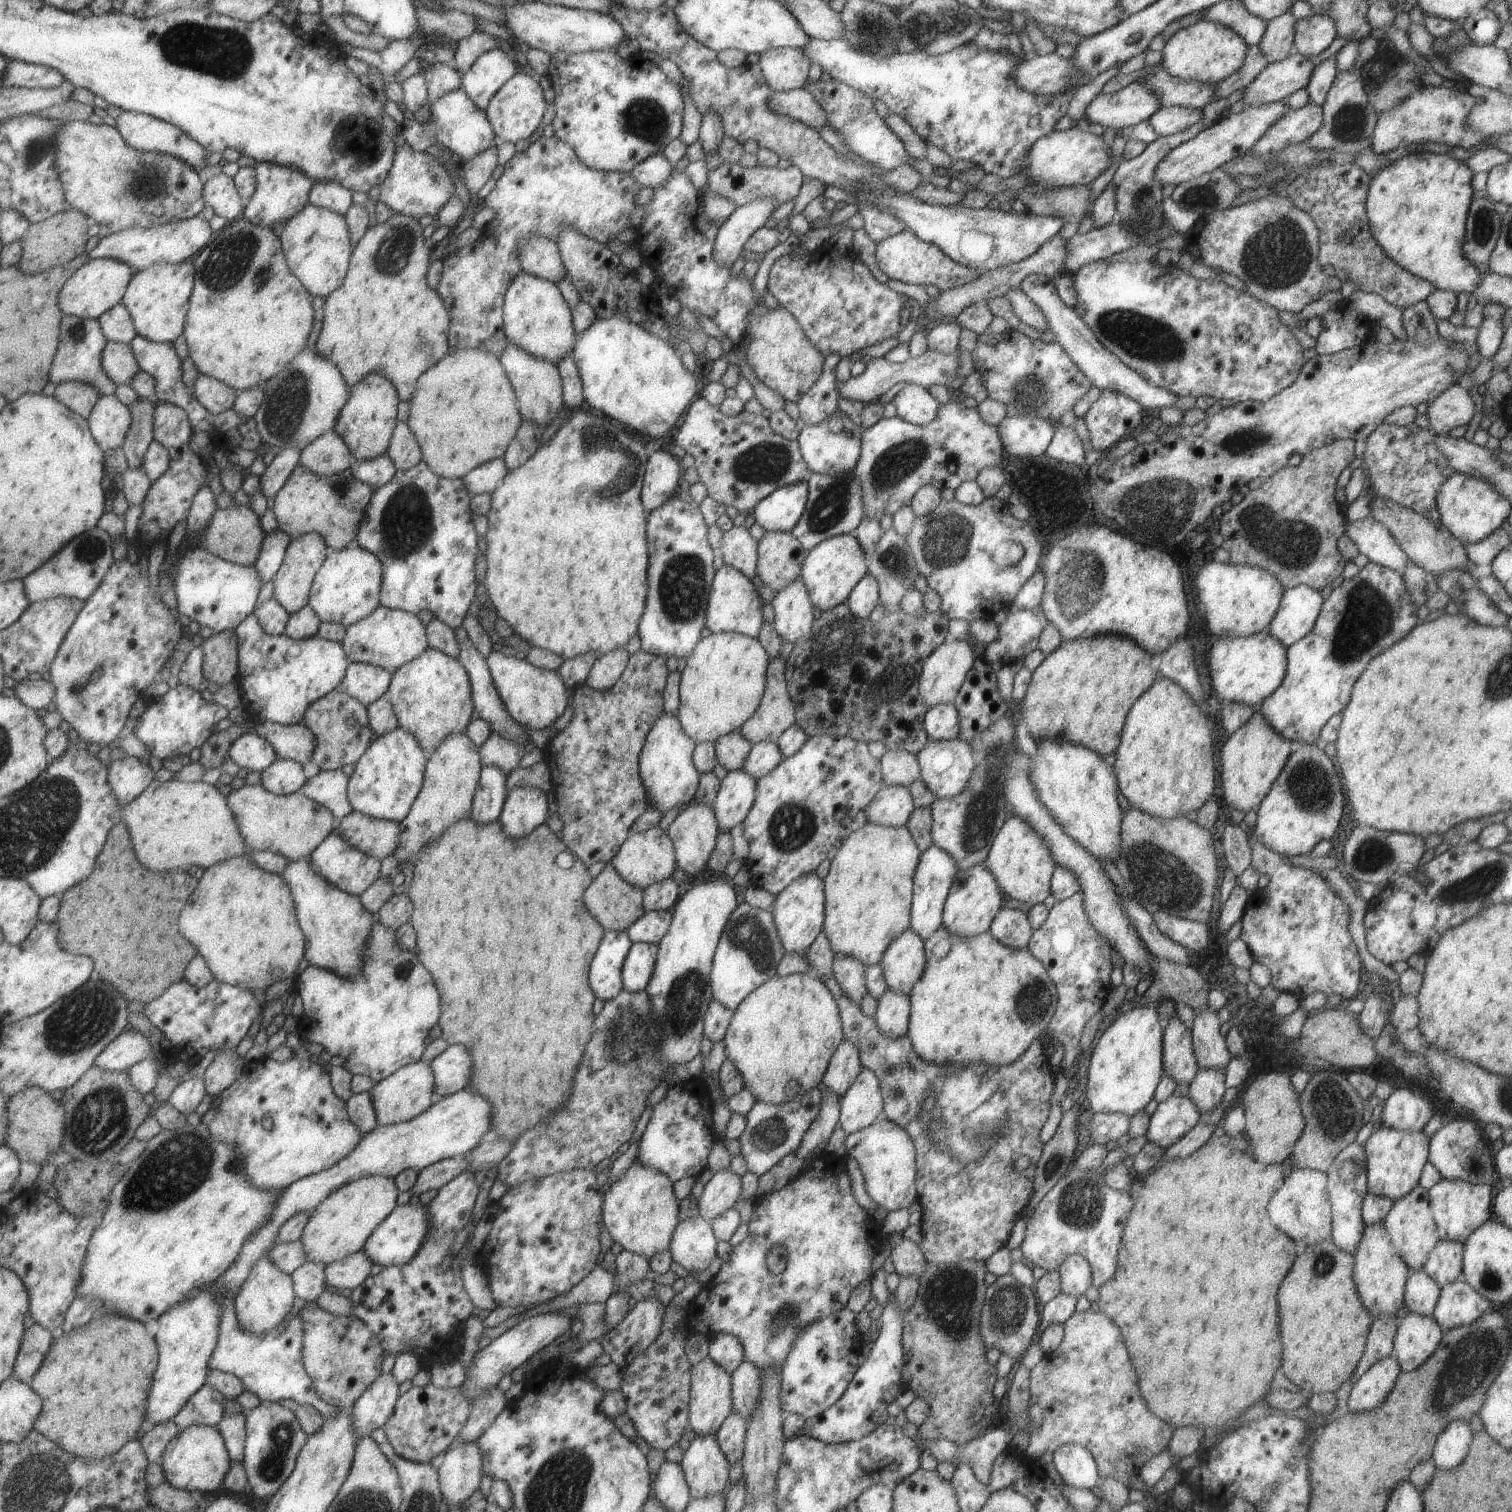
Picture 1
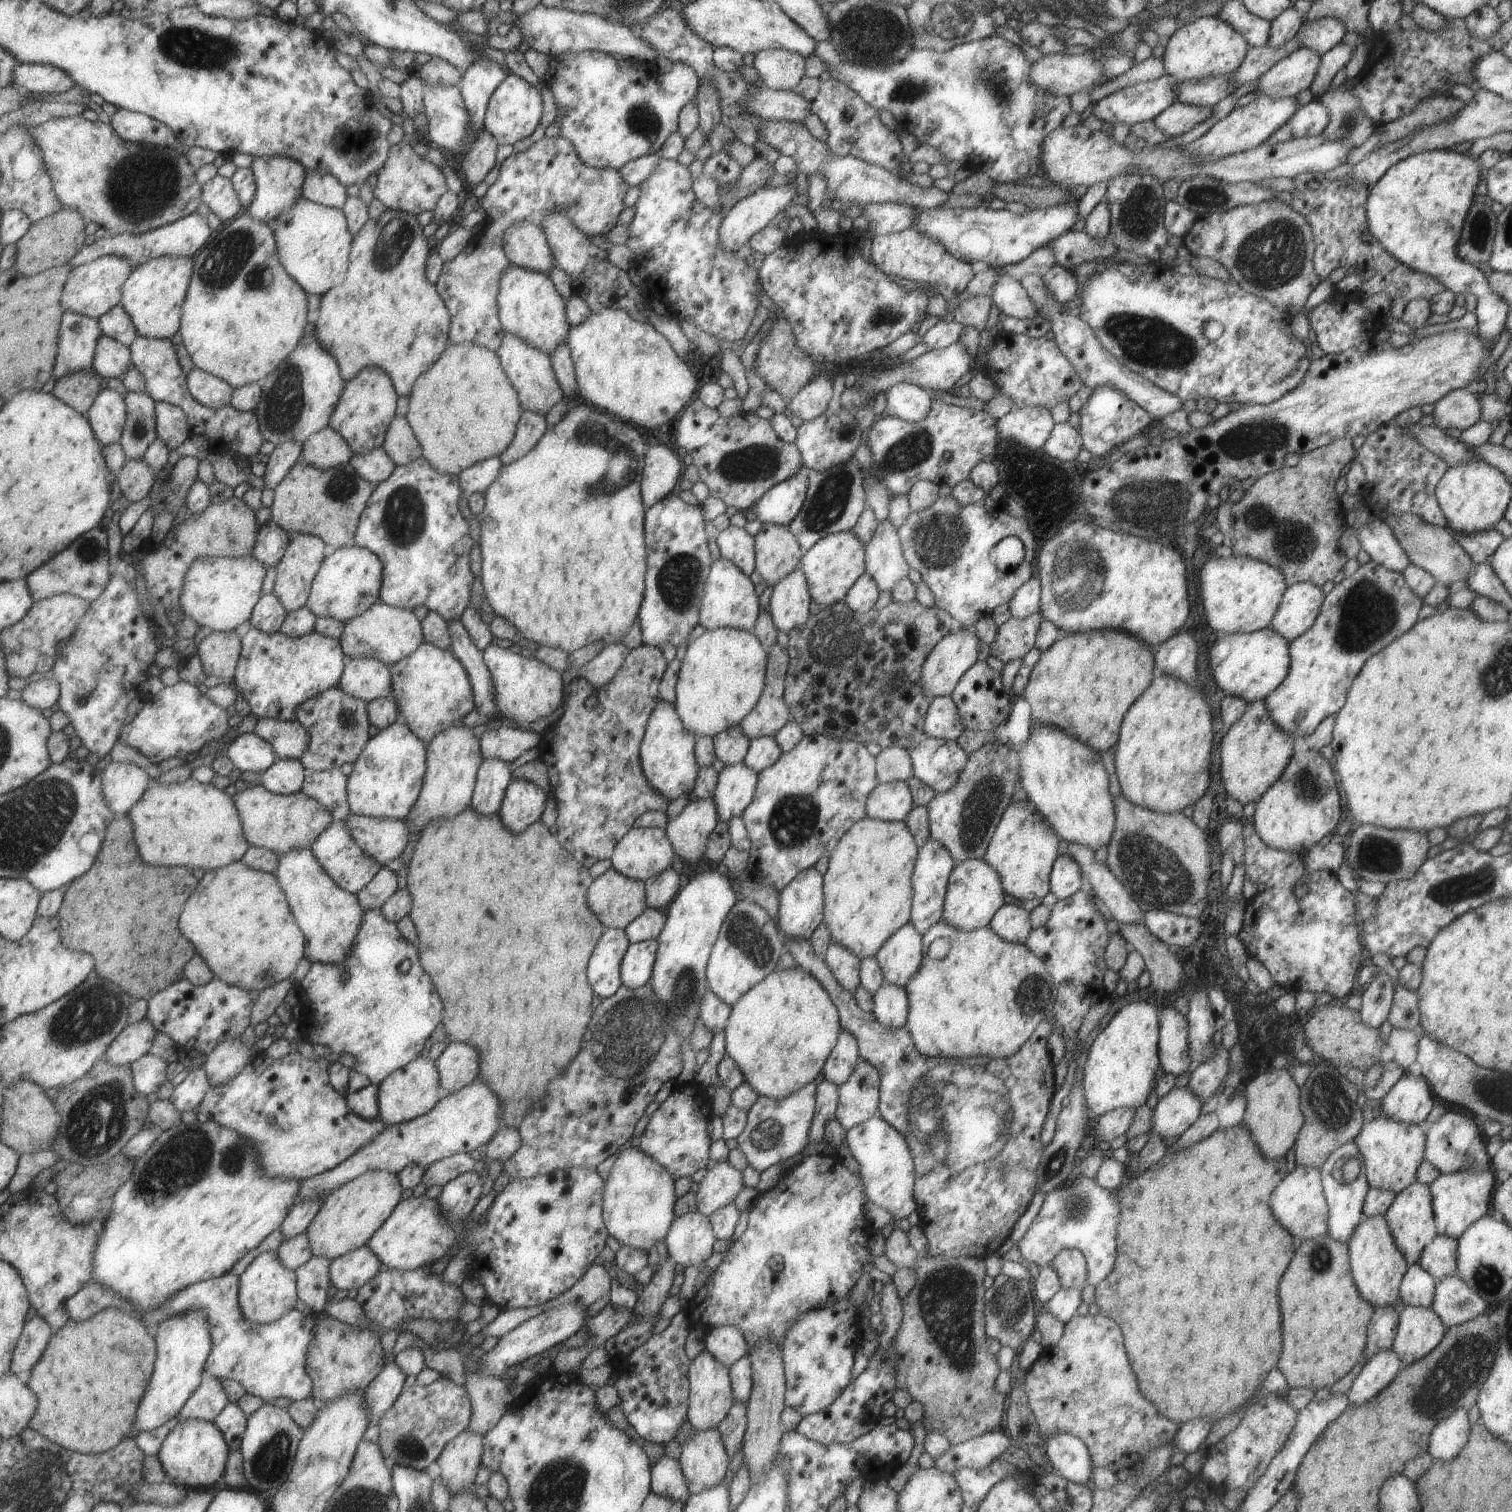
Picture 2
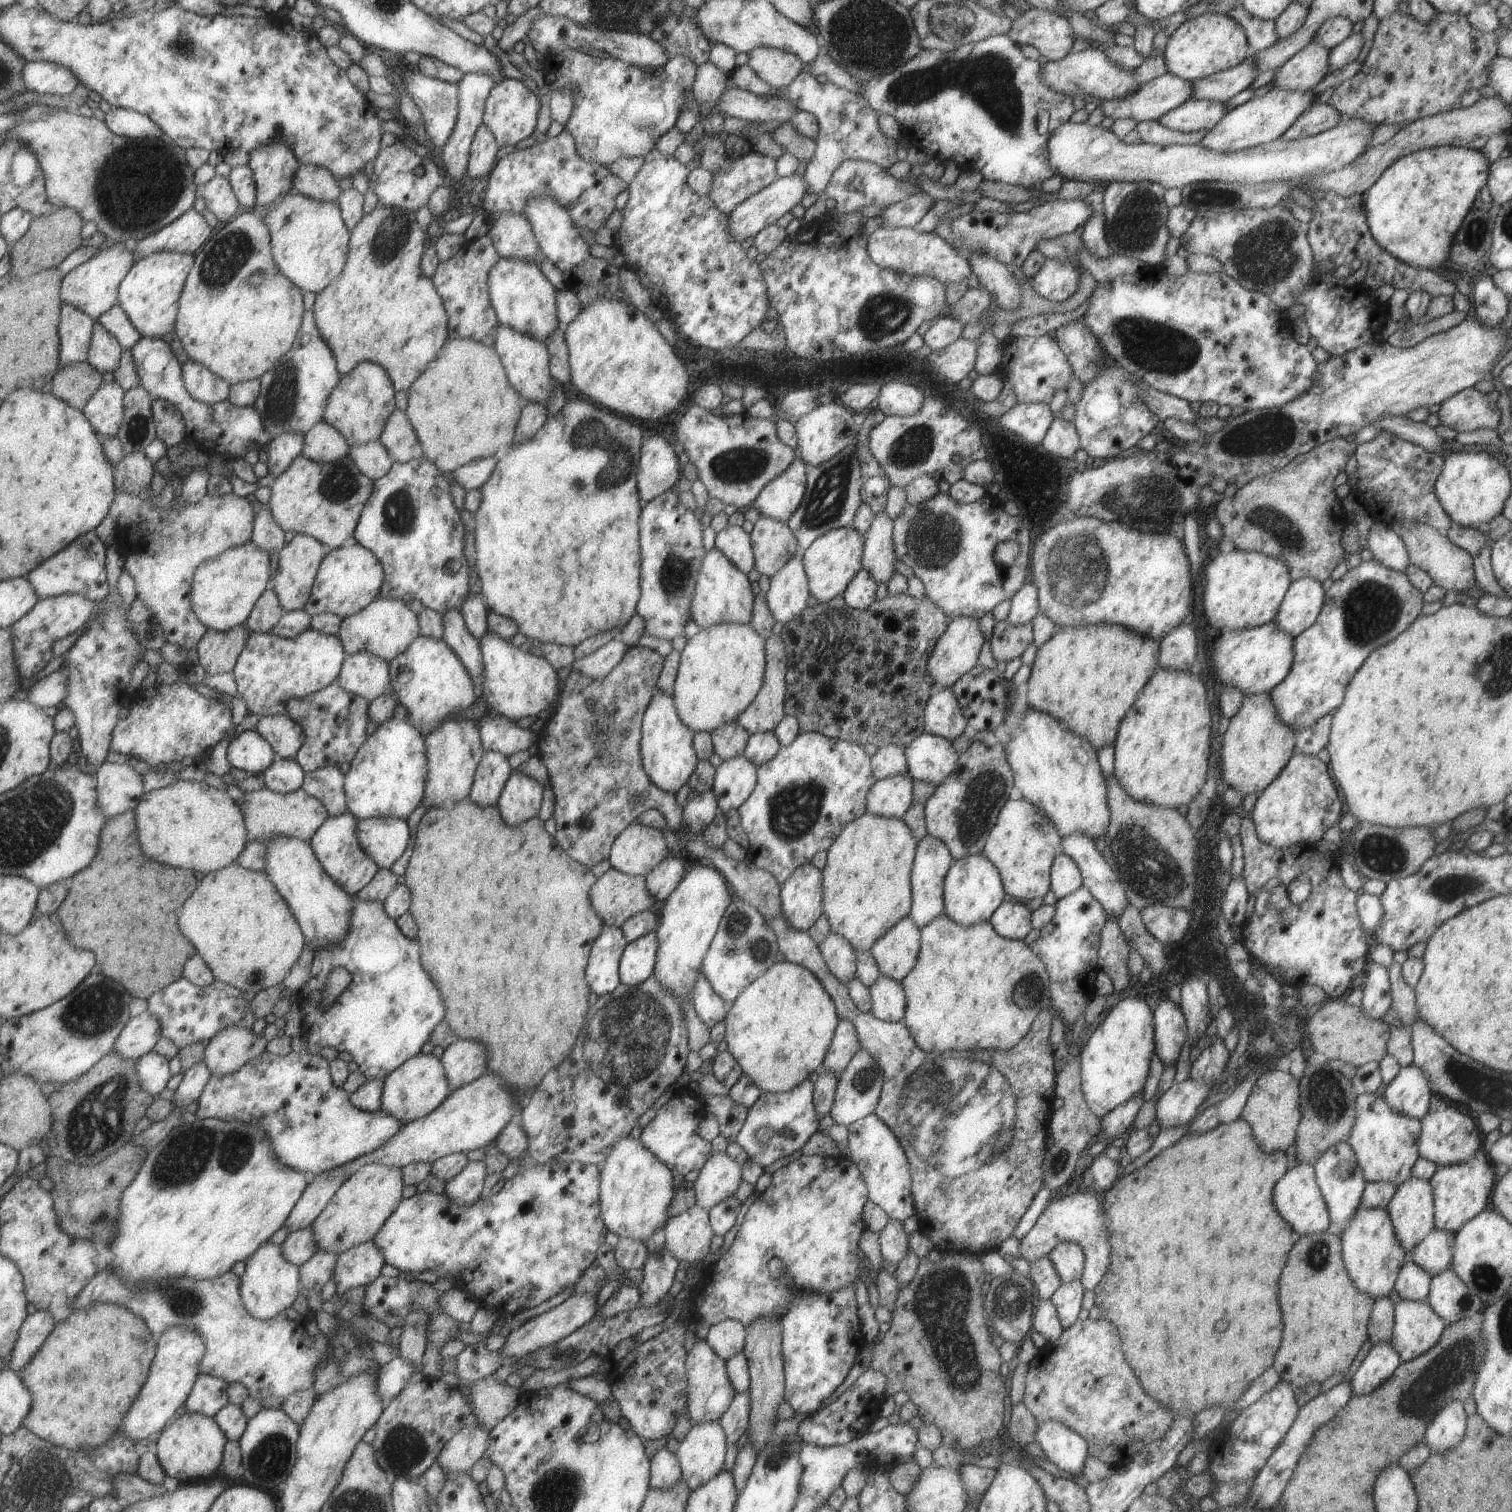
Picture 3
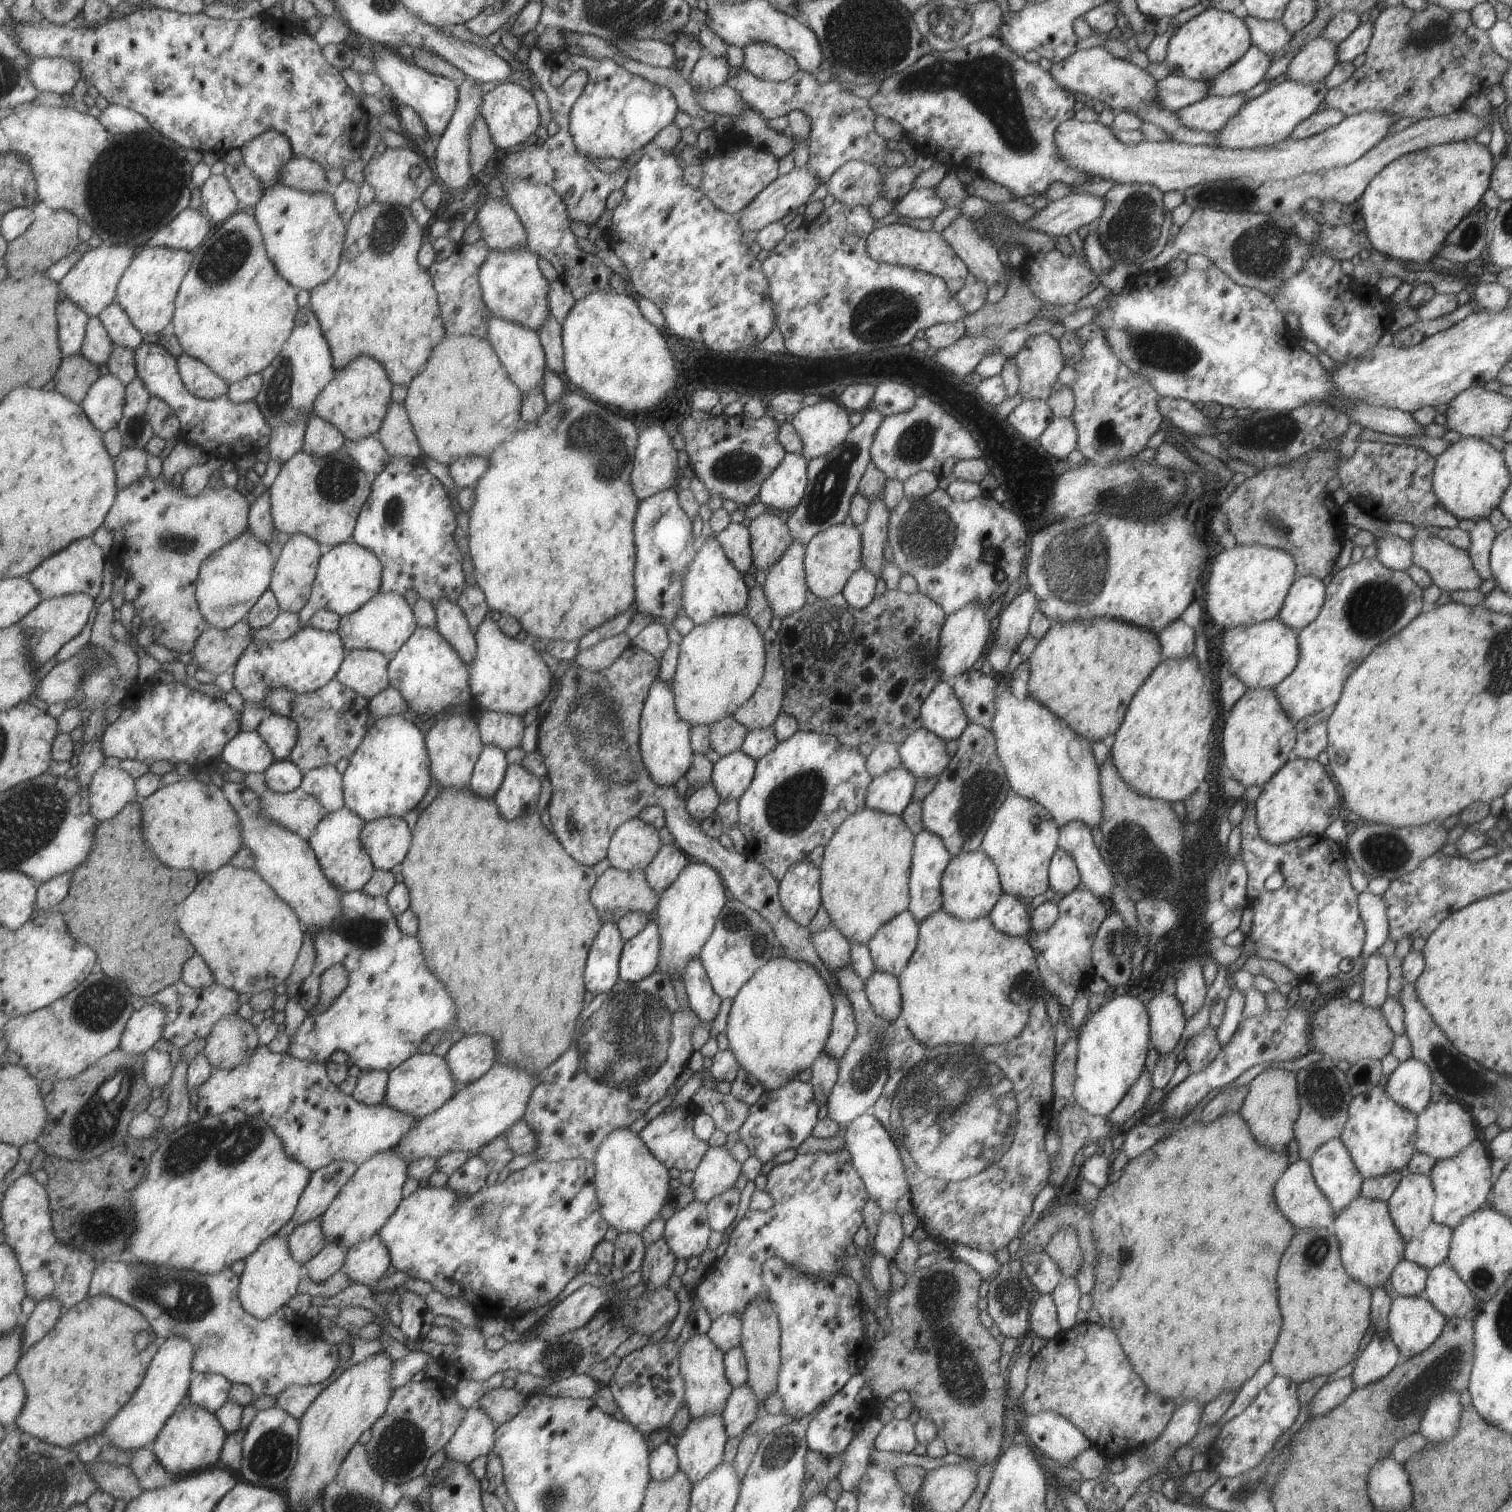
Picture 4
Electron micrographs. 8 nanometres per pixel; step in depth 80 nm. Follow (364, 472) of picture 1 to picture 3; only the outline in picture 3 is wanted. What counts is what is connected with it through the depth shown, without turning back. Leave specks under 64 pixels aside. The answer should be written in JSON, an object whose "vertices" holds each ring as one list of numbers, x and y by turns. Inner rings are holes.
{"vertices":[[378,440,350,447,348,457,358,466,359,472,372,481,385,476,393,464,392,458]]}

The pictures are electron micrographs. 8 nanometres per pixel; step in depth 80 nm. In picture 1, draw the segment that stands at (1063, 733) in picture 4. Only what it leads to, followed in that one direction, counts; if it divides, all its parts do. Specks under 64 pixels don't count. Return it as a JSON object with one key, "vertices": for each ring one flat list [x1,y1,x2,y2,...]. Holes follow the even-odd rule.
{"vertices":[[1045,739,1036,743,1036,755,1029,764,1030,779,1036,788,1041,804,1064,828,1067,836,1074,838,1096,859,1103,858,1112,864,1121,854,1120,822,1122,811,1117,803,1117,781,1110,760,1104,759,1093,750,1070,742]]}

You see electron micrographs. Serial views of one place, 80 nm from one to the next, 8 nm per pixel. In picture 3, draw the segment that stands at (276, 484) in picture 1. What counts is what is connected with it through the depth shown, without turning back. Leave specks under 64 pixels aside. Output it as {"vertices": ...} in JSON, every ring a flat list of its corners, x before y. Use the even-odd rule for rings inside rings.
{"vertices":[[284,433,269,444,267,454,269,456,267,467,274,480,277,480,281,473,300,454,304,445,304,435,301,433]]}

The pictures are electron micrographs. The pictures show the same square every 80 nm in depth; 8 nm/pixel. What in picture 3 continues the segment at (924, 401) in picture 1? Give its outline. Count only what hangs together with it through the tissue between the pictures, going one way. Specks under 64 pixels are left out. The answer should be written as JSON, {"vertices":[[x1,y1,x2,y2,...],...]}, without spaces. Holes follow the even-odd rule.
{"vertices":[[889,382,880,386,877,395,877,409,884,416,900,417,915,414,923,404,921,389,901,382]]}

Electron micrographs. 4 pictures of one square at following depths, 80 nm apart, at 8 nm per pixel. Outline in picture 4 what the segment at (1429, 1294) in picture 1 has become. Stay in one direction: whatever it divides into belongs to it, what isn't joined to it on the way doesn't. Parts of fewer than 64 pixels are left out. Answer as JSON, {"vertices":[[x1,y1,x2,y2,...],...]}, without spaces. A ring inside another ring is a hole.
{"vertices":[[1403,1259,1393,1267,1389,1282,1398,1296,1417,1297,1422,1295,1427,1275,1426,1268]]}

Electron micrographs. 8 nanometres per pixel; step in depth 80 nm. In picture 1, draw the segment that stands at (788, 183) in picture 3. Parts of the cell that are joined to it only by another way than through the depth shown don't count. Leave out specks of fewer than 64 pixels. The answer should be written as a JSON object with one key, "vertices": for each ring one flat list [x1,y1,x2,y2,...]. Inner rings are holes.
{"vertices":[[755,199,747,204,736,207,732,215,721,224,716,232,713,245,713,260,722,267,729,269,739,258,746,238,754,230,763,227,771,212,779,205,774,199]]}

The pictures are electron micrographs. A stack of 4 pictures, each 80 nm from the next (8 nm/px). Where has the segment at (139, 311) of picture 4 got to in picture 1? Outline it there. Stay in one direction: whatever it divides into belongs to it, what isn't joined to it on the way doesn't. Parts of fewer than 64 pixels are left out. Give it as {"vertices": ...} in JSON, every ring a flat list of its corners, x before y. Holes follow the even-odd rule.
{"vertices":[[189,260,177,264,157,263,135,273,123,302,135,319,139,335,158,343,175,342,184,335,197,271,195,262]]}

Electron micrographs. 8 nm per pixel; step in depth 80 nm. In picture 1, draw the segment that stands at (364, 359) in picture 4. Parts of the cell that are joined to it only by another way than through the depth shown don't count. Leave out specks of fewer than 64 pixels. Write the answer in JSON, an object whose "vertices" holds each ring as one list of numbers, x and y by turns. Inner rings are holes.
{"vertices":[[380,372,365,375,350,389,349,398,336,420,334,431,347,445,352,458,370,461,385,454,397,422,396,406,400,401,396,388]]}

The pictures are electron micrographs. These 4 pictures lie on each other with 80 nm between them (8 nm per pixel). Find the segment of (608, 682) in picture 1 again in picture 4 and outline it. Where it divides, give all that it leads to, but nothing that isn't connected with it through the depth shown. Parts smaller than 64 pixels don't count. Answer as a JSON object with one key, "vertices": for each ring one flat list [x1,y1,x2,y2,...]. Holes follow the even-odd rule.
{"vertices":[[619,633,579,651,573,662,589,672,596,673,606,669,630,644,630,640,623,633]]}

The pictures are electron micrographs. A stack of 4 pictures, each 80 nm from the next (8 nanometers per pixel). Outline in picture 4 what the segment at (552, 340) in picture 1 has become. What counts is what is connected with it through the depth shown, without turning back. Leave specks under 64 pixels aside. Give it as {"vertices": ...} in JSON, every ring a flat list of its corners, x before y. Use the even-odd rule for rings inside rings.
{"vertices":[[525,247,508,251,490,250,485,262,478,268,478,283,483,302,493,315,537,332,549,314,549,282,538,265,538,256]]}

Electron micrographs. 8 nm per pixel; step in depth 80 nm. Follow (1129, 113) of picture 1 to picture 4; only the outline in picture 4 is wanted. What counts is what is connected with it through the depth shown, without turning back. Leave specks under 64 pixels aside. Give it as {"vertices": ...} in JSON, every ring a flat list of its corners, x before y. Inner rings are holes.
{"vertices":[[1170,72,1165,78,1156,81,1156,100,1161,107,1174,113,1205,98,1207,89,1208,82,1194,81]]}

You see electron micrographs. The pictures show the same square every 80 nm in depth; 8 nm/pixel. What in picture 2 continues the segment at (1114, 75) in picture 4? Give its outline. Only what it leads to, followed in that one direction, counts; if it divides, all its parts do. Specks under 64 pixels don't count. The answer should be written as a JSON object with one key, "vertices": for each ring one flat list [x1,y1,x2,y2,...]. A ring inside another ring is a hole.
{"vertices":[[1090,50,1084,51,1079,55,1063,55,1053,53,1042,55,1038,60,1031,63,1028,72,1028,81,1037,88,1047,90,1054,95,1071,96,1080,90,1091,90,1094,86,1101,84,1105,79,1101,76,1101,61,1092,56]]}

